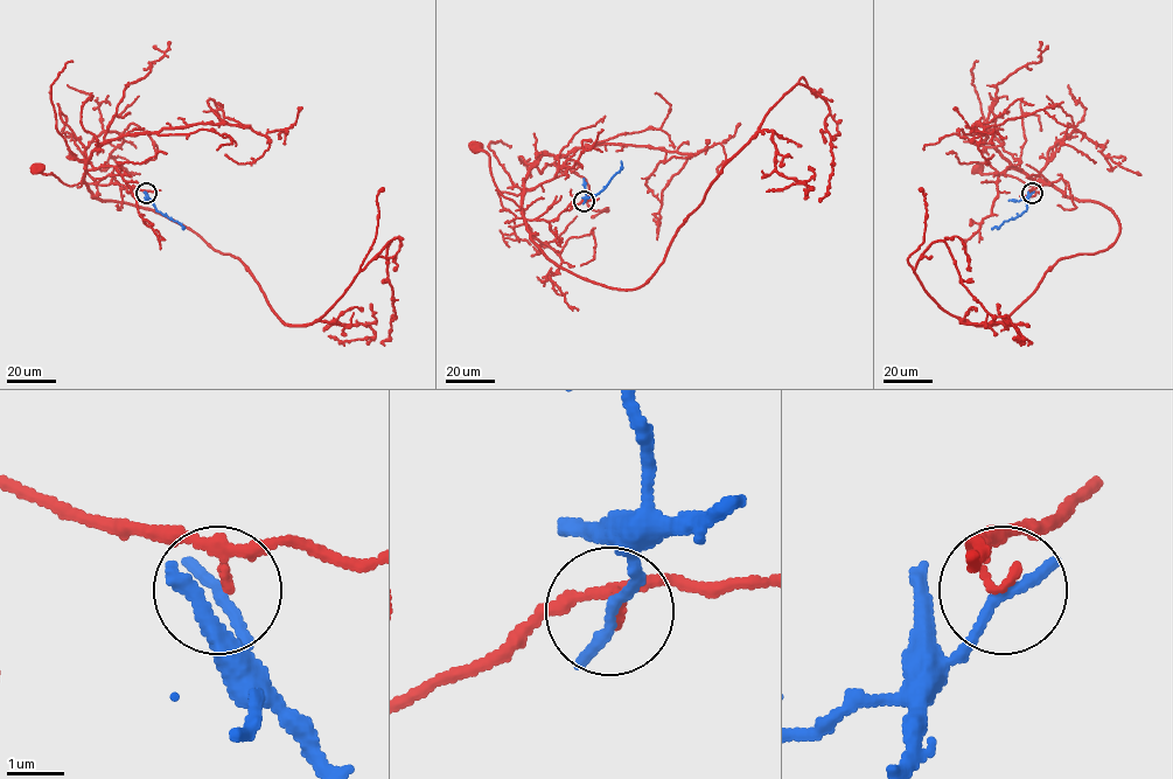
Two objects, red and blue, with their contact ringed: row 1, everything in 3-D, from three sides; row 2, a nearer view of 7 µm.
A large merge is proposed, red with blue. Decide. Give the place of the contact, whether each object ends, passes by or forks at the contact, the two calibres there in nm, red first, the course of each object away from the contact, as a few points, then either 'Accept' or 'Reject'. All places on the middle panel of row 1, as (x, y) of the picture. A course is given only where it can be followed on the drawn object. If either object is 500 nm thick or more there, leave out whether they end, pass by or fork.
Place: (584, 201). At the ring red passes by. At the ring blue ends. Thickness 110 nm (red) against 240 nm. Course of red: (585, 201), (551, 221), (526, 220), (522, 210), (498, 190), (489, 155), (477, 147). Course of blue: (584, 201), (608, 183), (621, 168), (621, 161). Reject

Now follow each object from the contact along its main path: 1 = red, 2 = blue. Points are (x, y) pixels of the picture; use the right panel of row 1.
1: (1032, 193), (1038, 187), (1052, 183), (1037, 182), (1030, 186), (1007, 174), (981, 174), (978, 168)
2: (1032, 193), (1025, 211), (991, 229)

